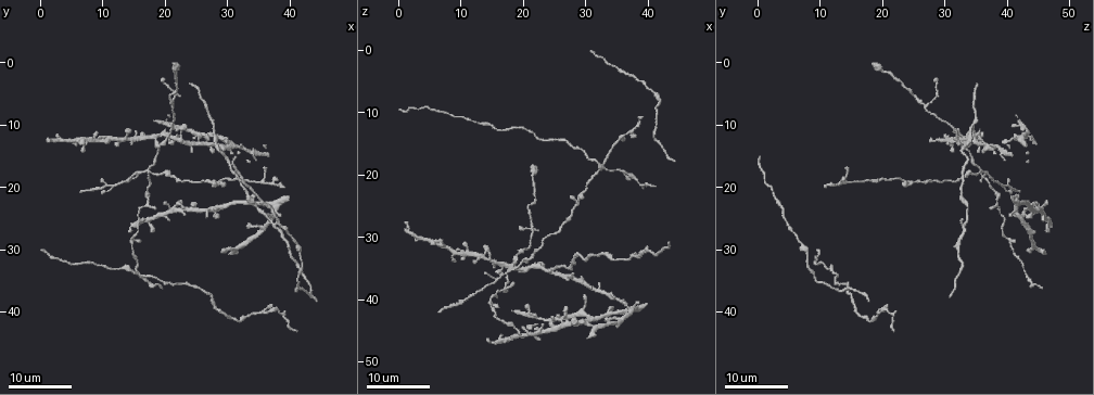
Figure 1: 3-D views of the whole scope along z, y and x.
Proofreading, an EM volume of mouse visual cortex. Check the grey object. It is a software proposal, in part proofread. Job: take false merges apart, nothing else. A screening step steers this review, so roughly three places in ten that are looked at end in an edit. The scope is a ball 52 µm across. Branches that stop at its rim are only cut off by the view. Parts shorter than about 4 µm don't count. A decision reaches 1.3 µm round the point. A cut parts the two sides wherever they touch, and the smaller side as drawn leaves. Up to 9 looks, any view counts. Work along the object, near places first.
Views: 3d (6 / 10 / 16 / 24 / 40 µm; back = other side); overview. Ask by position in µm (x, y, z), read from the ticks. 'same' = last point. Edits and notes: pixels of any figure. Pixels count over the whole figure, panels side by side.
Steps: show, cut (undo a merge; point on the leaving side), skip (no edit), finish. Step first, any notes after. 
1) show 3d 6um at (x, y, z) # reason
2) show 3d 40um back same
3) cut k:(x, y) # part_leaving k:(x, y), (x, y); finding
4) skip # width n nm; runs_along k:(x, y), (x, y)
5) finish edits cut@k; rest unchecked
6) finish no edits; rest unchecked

show 3d 16um at (17.5, 17.5, 35.5) # four-way junction

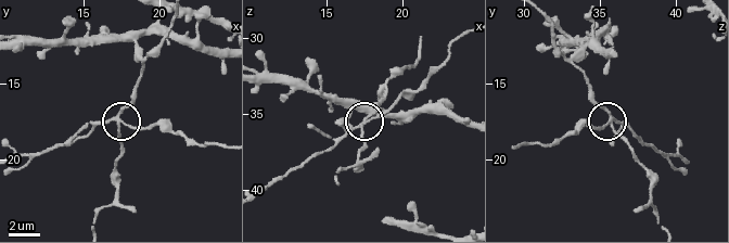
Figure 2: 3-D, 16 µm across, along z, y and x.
show 3d 10um at (17.4, 17.8, 36.0)

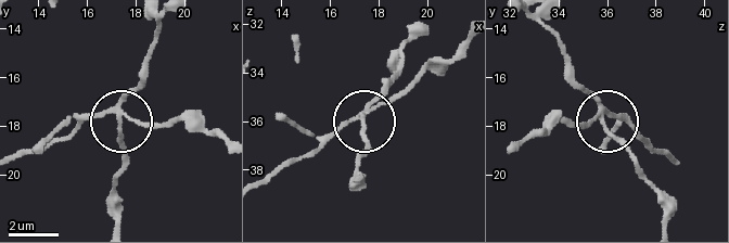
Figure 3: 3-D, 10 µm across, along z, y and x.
cut 3:(86, 116) # side_arm 54 um; arms 4; a second neuron is stuck on

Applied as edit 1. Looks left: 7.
show 3d 16um at (18.5, 13.5, 33.5) # three-way junction

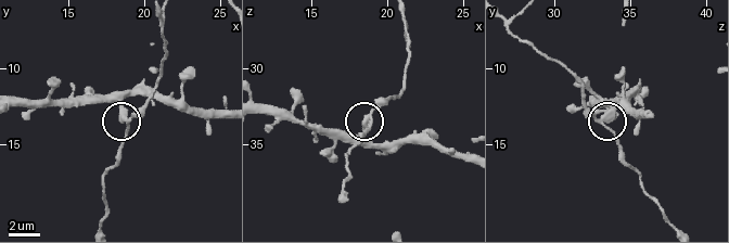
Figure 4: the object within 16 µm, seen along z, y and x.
show 3d 10um at (18.8, 13.4, 33.2) # zoom in

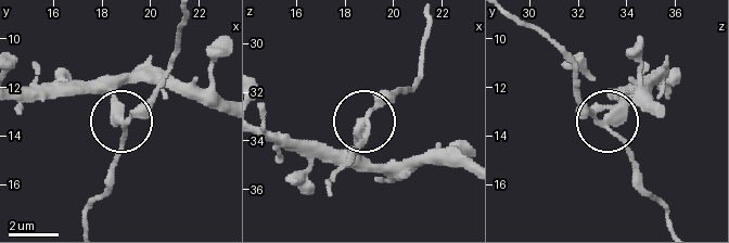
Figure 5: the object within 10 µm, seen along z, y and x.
skip # width 270 nm; runs_along 5:(224, 103), (130, 78), (114, 116), (160, 87); one neuron here

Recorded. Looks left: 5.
show 3d 16um at (14.5, 28.5, 41.0) # a fork

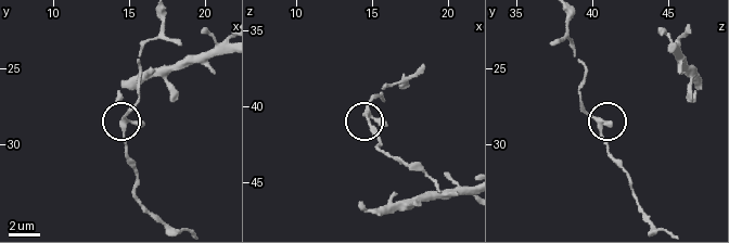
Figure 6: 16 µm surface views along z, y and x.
show 3d 10um at (14.6, 28.6, 40.6)

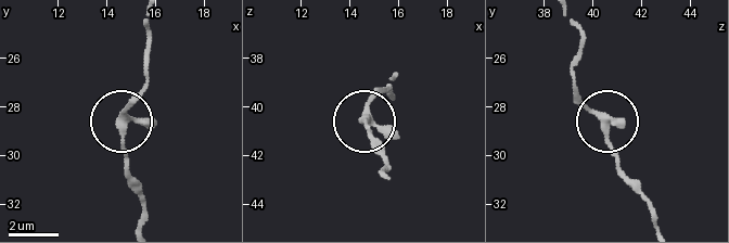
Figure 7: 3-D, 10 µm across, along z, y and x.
skip # side_arm 12 um; runs_along 7:(148, 20), (145, 82), (120, 126), (127, 186); one neuron here

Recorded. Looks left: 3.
show 3d 24um at (21.0, 6.5, 27.0) # three arms meet

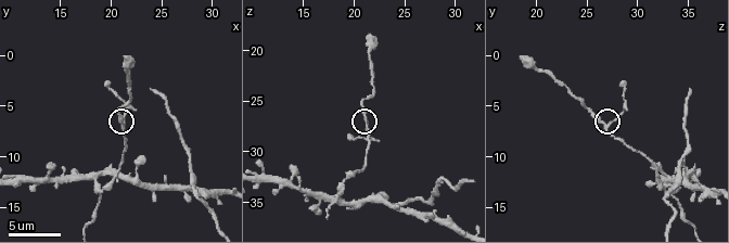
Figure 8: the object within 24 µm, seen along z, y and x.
show 3d 6um at (21.4, 7.0, 26.8)

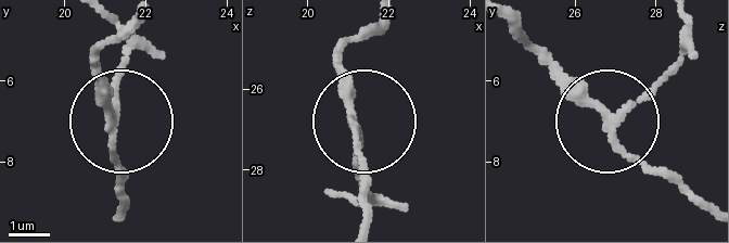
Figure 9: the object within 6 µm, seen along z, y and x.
cut 9:(117, 78) # width 180 nm; part_leaving 9:(115, 119), (125, 50), (115, 18); a second neuron is stuck on

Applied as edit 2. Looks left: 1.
finish edits cut@3, cut@9; rest unchecked

